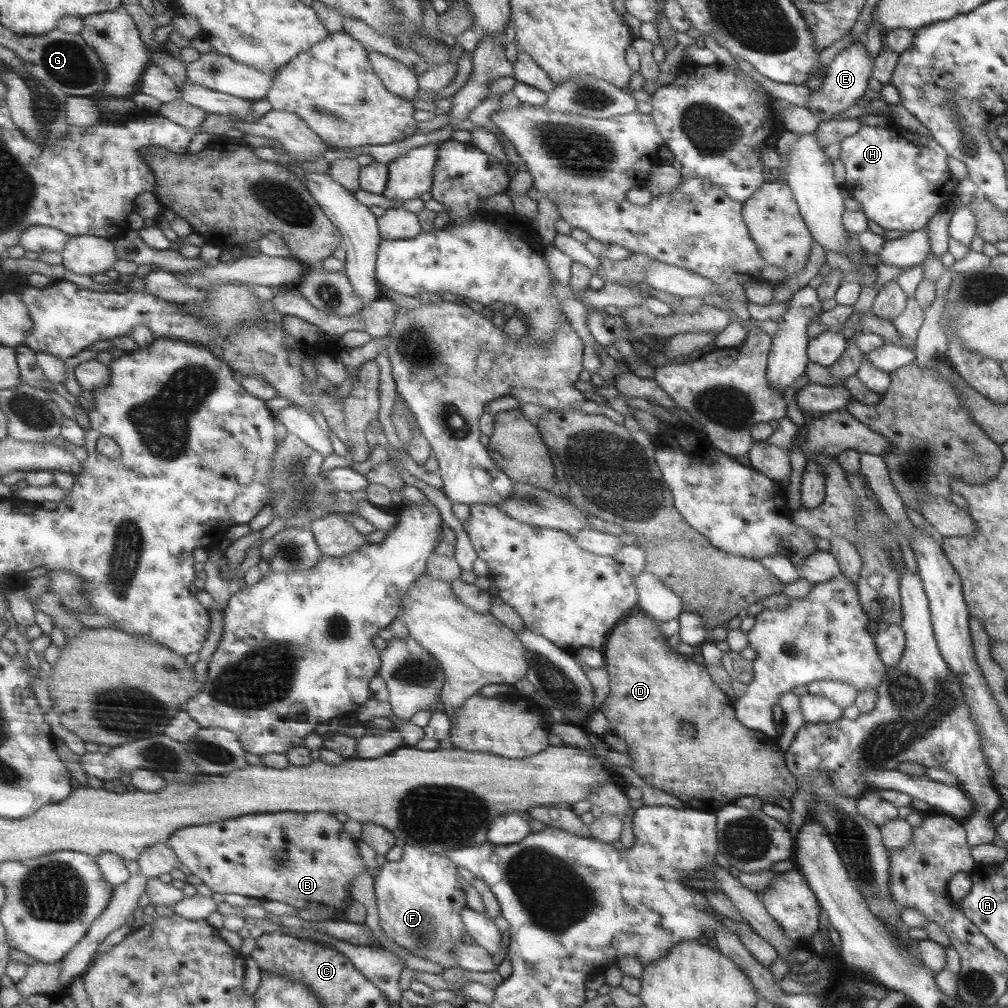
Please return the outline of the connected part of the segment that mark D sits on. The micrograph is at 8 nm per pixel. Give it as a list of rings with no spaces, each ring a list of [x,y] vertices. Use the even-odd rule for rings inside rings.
[[[635,609],[611,628],[606,647],[602,649],[609,692],[598,710],[609,721],[610,733],[627,745],[631,770],[643,782],[701,812],[716,813],[741,796],[757,796],[761,802],[773,804],[778,804],[779,797],[791,800],[796,792],[796,780],[785,766],[785,752],[779,750],[775,739],[745,728],[735,718],[733,700],[713,683],[707,666],[693,662],[690,655],[680,654],[670,647],[659,624],[659,620]],[[682,722],[693,726],[696,731],[694,738],[681,738],[678,729]]]

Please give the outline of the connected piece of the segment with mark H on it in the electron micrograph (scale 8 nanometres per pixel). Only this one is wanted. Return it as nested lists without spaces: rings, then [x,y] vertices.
[[[894,124],[886,128],[861,126],[855,134],[839,141],[839,161],[845,169],[842,187],[845,194],[861,204],[867,220],[884,230],[921,230],[943,205],[950,204],[953,199],[958,180],[949,172],[947,156],[931,136],[921,136]]]

